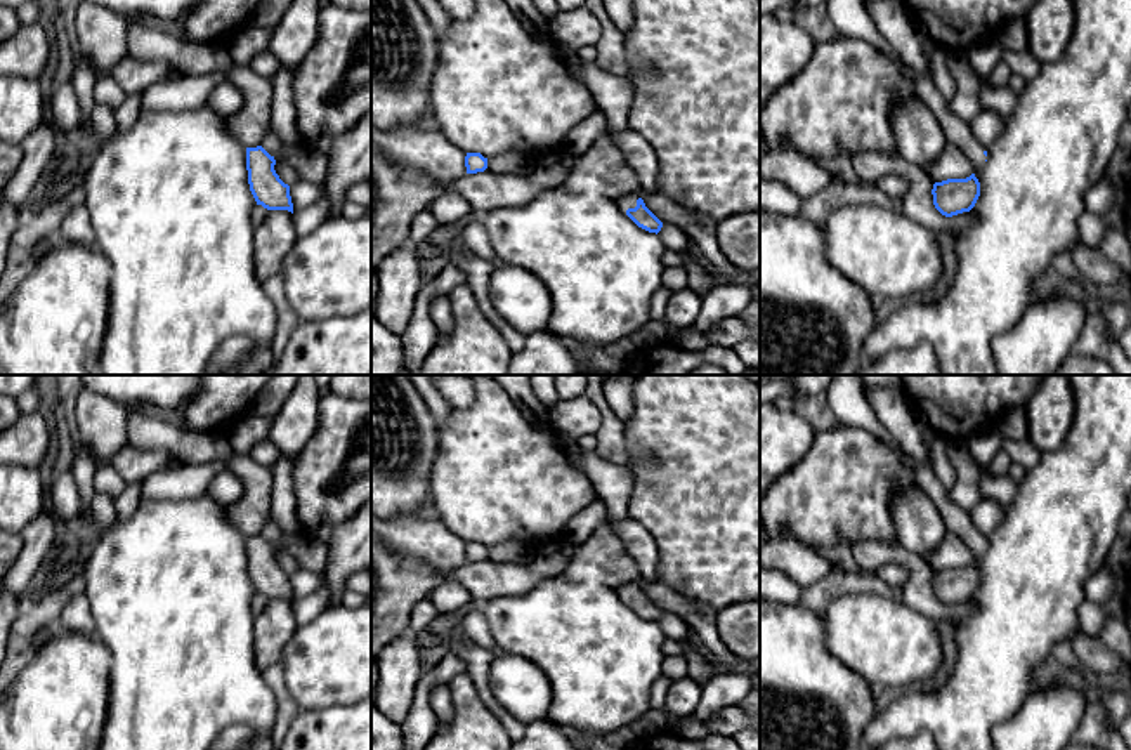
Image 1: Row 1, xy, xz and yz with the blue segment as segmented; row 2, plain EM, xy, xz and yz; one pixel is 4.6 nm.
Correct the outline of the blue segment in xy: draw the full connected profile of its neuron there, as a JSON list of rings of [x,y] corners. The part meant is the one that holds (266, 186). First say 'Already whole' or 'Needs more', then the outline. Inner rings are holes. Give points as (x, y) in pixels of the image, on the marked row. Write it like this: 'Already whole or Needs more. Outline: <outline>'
Already whole. Outline: [[[262,146],[246,148],[246,170],[250,191],[267,210],[288,210],[293,214],[290,186],[274,170],[276,160]]]

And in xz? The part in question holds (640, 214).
Needs more. Outline: [[[624,194],[618,198],[618,207],[624,212],[638,227],[649,233],[659,233],[663,222],[645,207],[644,200],[637,194]]]

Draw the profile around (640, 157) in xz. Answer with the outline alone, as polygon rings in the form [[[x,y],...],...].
[[[630,127],[624,132],[611,135],[611,141],[621,151],[624,161],[637,174],[645,194],[656,194],[657,186],[657,156],[652,146]]]

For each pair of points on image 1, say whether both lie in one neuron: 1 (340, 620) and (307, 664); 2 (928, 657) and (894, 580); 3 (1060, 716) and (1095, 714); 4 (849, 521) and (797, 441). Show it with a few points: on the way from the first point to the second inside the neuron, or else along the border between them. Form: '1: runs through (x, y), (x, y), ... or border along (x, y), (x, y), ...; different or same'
1: runs through (340, 631), (318, 653); same
2: border along (873, 585), (895, 594); different
3: border along (1086, 703), (1083, 719), (1074, 731); different
4: border along (816, 436), (807, 452), (777, 478); different

